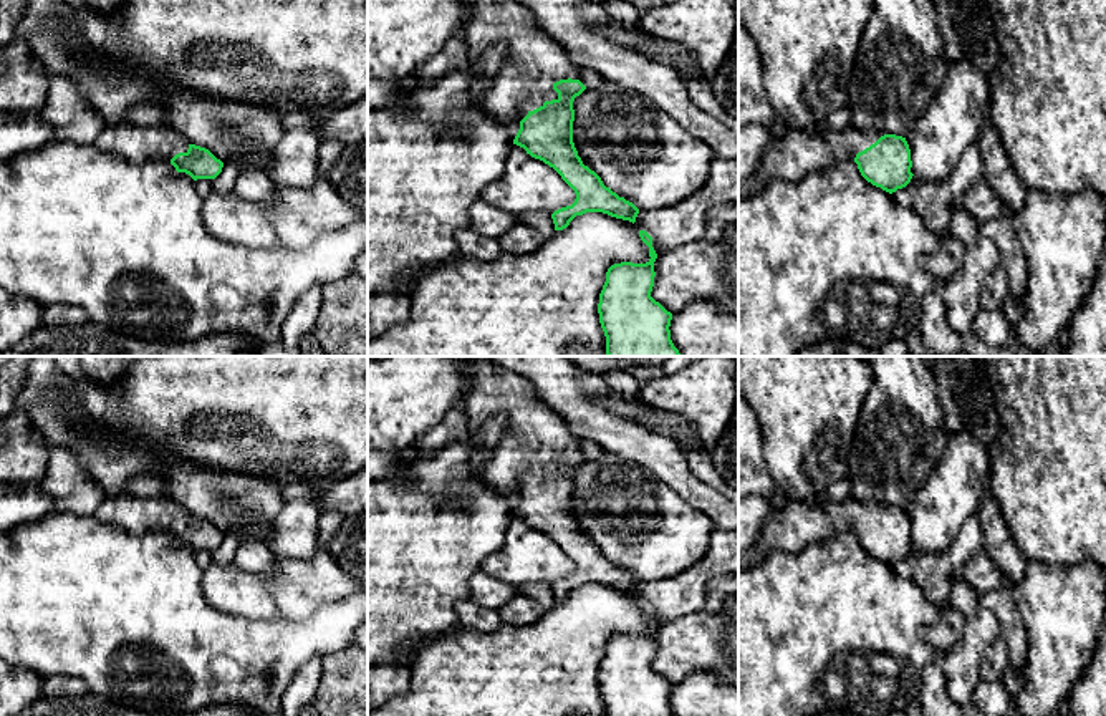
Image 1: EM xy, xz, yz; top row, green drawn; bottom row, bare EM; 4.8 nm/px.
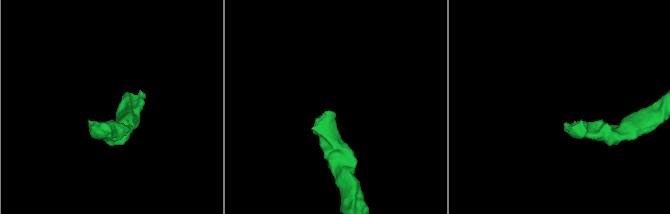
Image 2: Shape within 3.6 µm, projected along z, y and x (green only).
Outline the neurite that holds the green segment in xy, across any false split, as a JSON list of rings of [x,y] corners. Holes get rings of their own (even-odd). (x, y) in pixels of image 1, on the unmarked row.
[[[124,492],[106,496],[94,517],[104,524],[116,524],[132,535],[169,532],[177,544],[185,544],[194,552],[215,550],[224,539],[209,520],[189,515],[169,497],[136,497]]]

